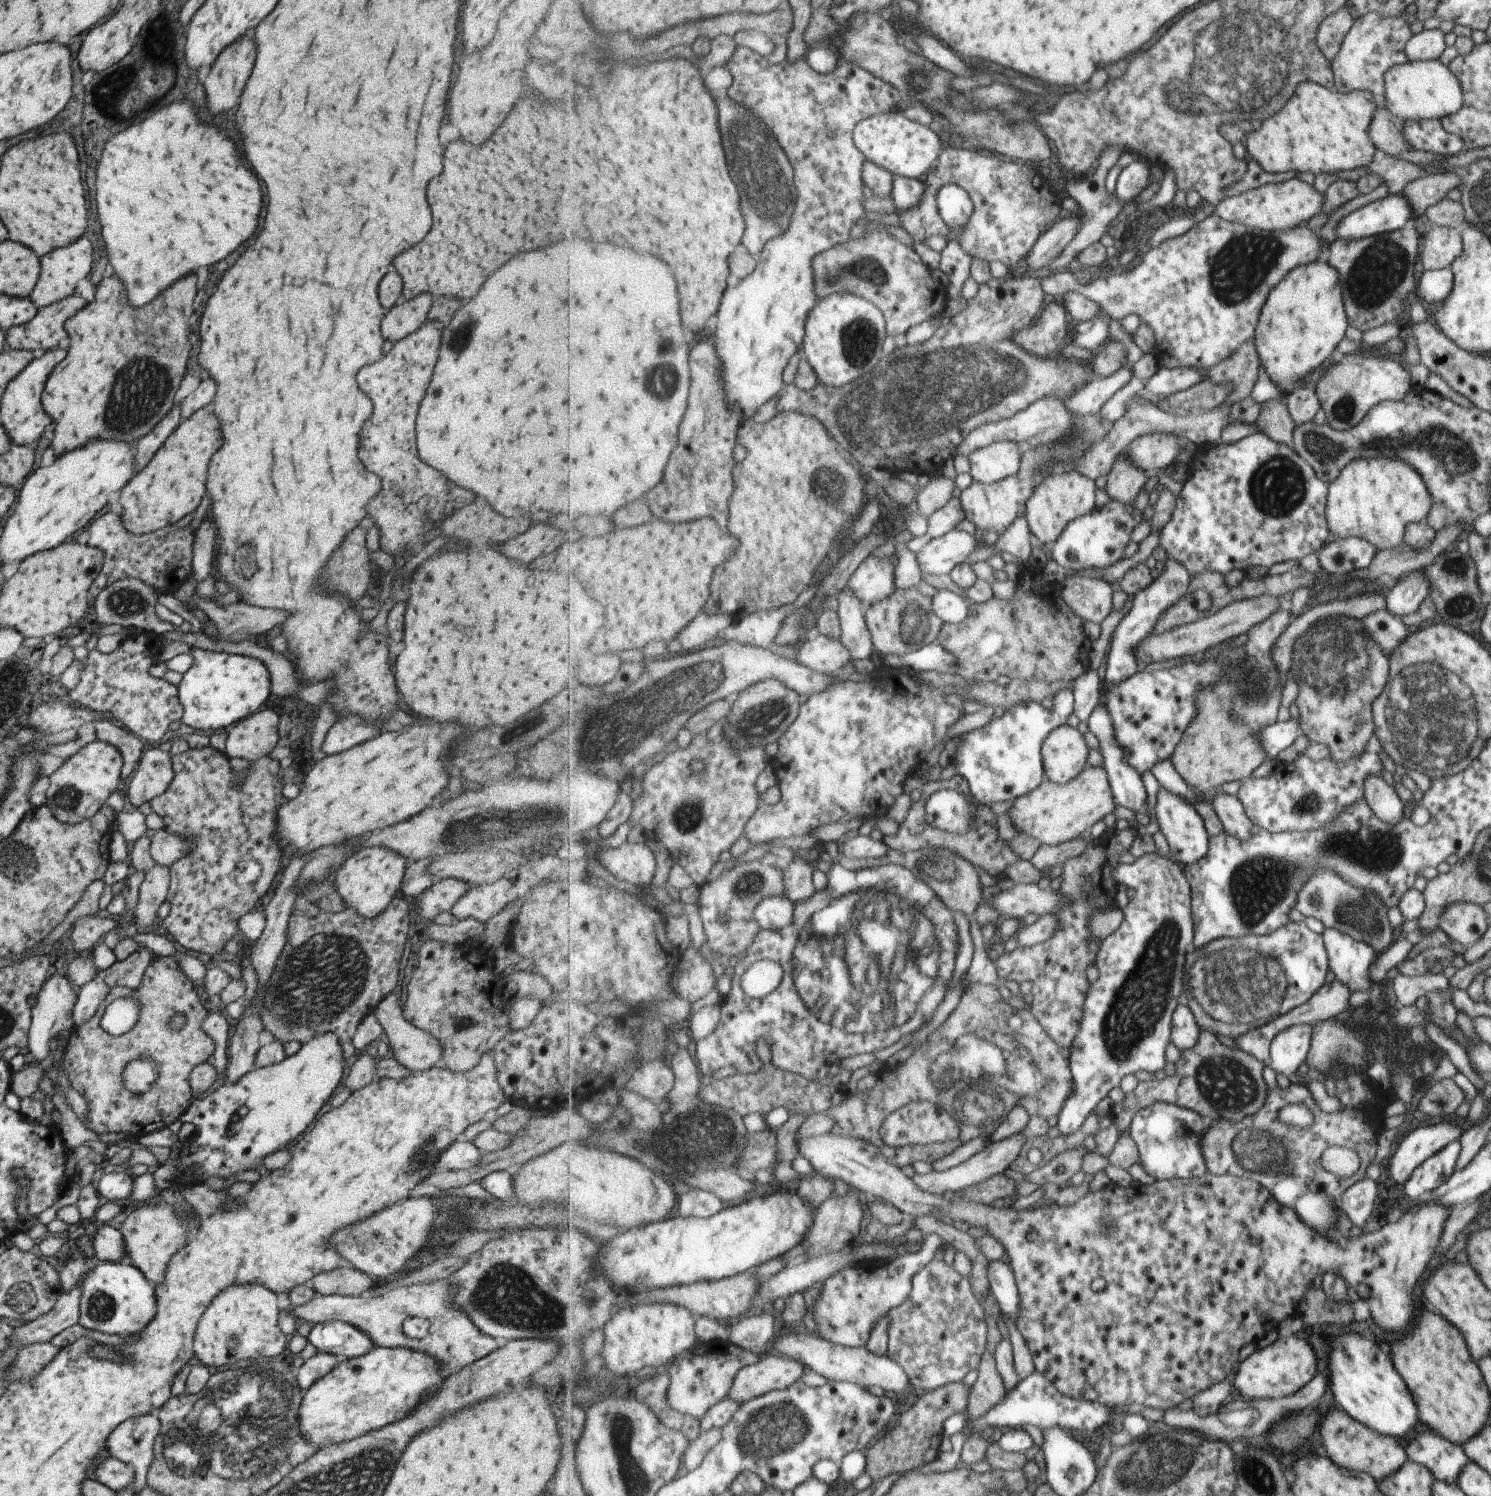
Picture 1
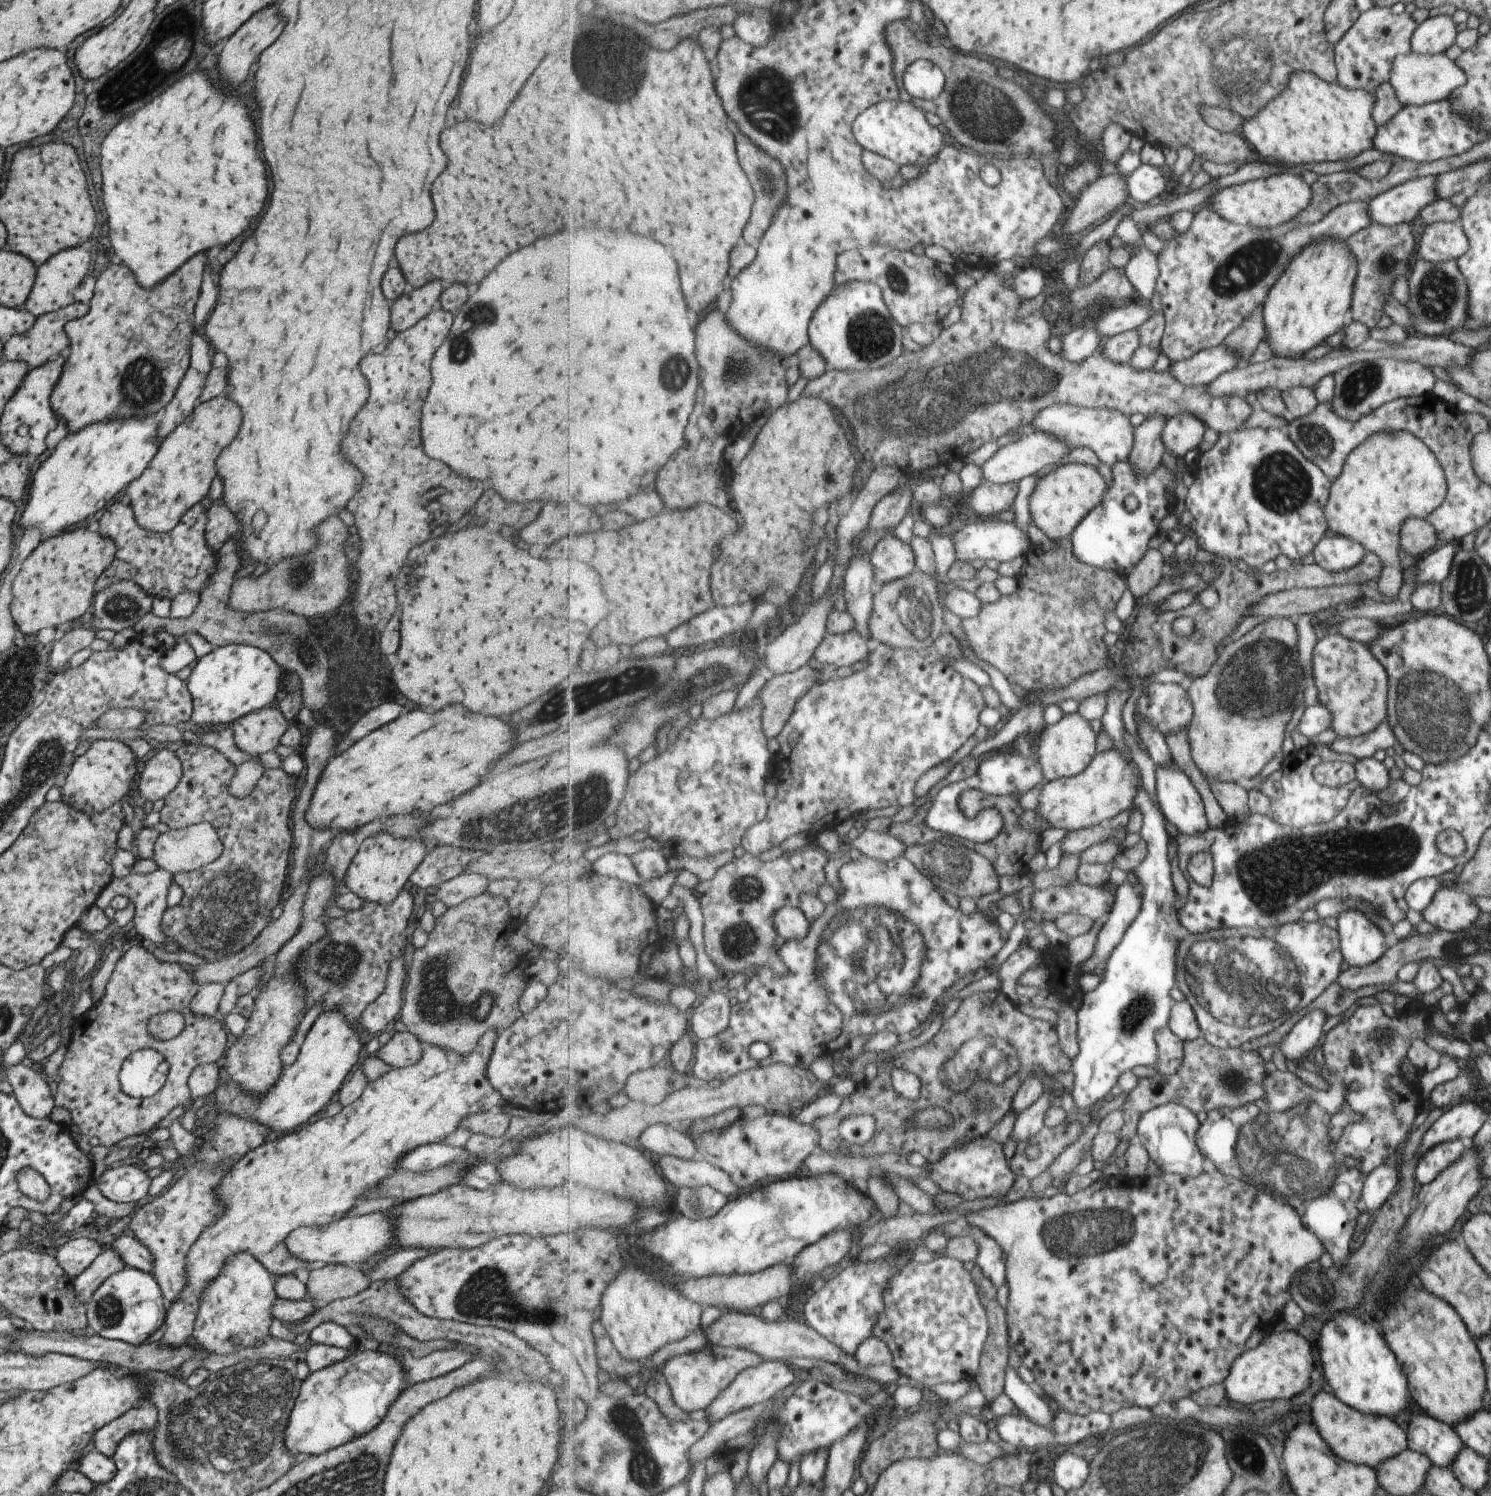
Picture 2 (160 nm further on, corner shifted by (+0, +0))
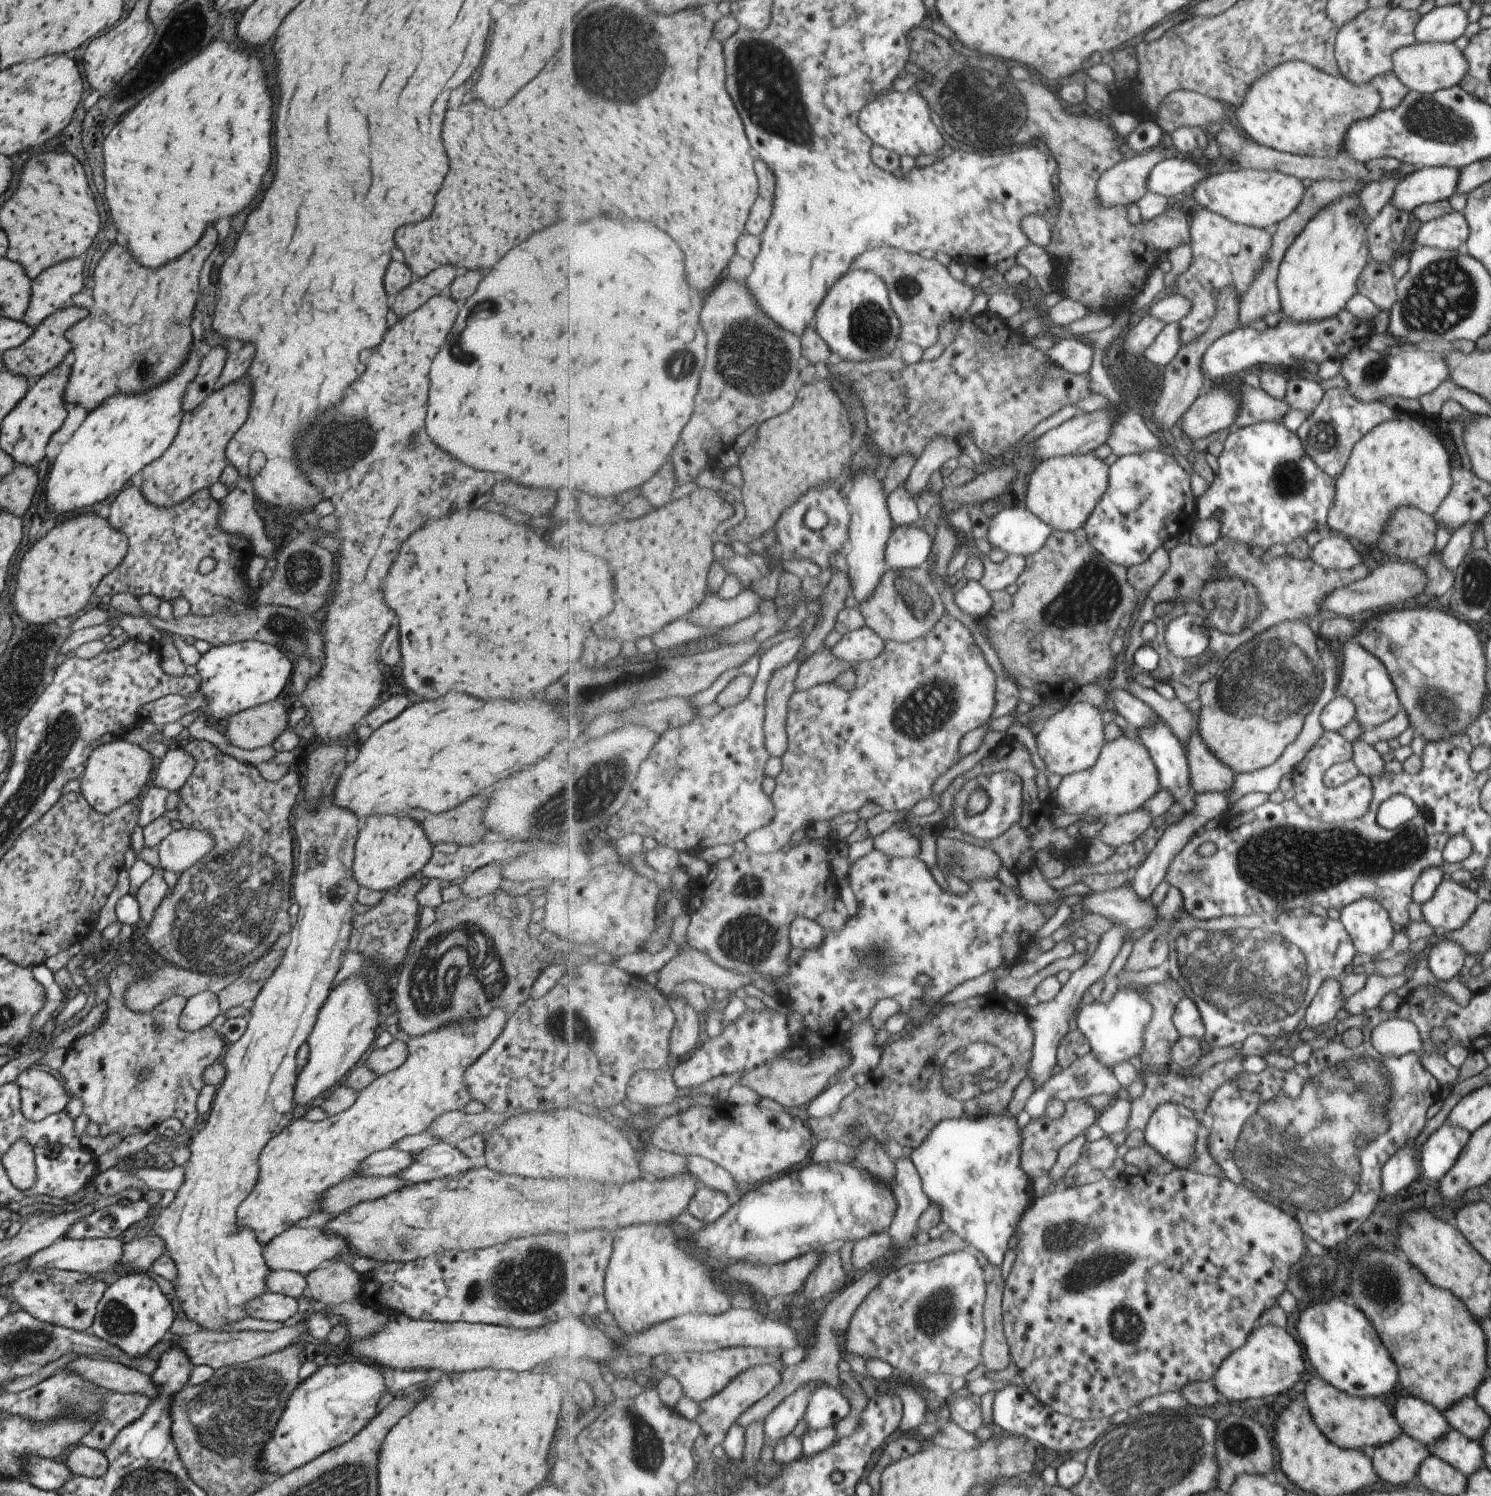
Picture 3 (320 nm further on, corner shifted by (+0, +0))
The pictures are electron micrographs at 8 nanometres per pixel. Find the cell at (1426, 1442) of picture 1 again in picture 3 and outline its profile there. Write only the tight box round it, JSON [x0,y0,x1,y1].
[1392,1396,1449,1445]

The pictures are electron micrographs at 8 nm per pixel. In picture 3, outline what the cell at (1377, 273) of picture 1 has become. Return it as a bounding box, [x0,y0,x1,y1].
[1367,203,1407,263]

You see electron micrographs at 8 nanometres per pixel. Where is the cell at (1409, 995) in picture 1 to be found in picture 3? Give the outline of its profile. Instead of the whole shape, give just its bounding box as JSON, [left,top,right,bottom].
[1426,937,1466,980]

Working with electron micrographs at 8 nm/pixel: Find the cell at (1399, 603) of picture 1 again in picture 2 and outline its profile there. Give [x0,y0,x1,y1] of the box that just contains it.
[1415,543,1457,587]

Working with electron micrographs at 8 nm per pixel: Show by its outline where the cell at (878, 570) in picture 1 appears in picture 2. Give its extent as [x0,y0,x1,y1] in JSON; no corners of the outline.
[871,535,917,586]

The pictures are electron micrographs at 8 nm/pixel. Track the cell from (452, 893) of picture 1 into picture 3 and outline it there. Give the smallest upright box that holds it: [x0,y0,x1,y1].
[459,864,501,899]

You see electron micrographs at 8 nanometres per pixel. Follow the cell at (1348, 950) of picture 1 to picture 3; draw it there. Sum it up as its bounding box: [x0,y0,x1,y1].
[1339,898,1395,958]

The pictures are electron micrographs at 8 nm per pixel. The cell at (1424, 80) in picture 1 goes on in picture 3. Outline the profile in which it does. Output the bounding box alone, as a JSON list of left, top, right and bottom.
[1392,42,1468,94]

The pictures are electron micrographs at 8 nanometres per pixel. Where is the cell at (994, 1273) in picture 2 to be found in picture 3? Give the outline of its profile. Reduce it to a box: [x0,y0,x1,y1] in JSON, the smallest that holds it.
[911,1108,1035,1267]

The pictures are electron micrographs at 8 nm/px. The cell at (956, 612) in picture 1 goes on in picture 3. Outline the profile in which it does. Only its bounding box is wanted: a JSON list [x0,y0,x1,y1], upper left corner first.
[954,580,994,618]

